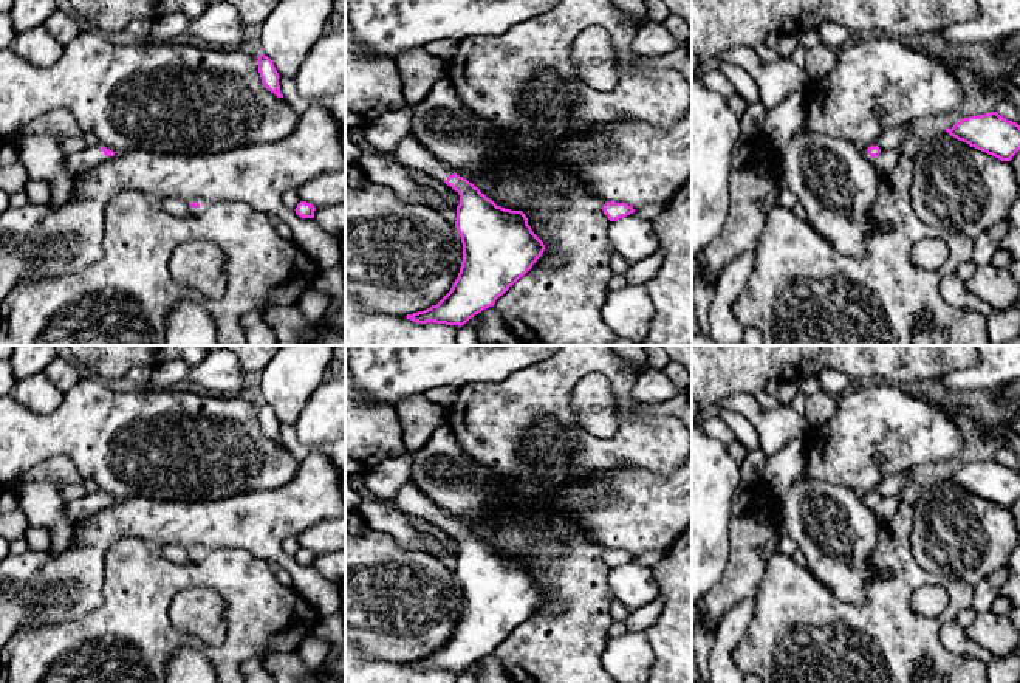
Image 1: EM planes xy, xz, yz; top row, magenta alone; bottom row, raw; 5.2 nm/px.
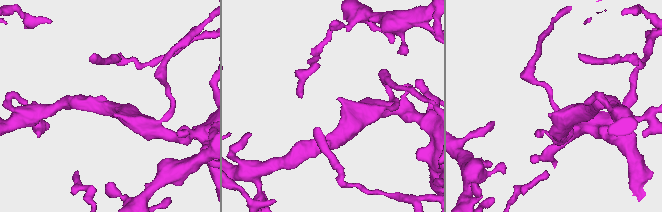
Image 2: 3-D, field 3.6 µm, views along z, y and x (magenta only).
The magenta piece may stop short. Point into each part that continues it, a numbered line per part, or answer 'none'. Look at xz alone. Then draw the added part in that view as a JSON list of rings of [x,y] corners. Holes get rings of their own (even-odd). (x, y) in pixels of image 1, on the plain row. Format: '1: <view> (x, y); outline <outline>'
1: xz (409, 499); outline [[[412,482],[398,489],[395,502],[404,516],[413,516],[438,528],[446,528],[454,520],[452,516],[440,510]]]

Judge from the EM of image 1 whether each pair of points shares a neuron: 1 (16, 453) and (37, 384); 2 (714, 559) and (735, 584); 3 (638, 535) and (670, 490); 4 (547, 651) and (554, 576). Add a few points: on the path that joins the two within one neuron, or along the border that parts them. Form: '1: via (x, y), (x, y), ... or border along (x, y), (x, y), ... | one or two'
1: border along (64, 394), (50, 412), (33, 412), (16, 398) | two
2: border along (729, 535), (729, 562), (725, 575), (708, 592) | two
3: via (640, 524), (663, 501) | one
4: via (544, 632), (544, 607), (554, 595) | one

